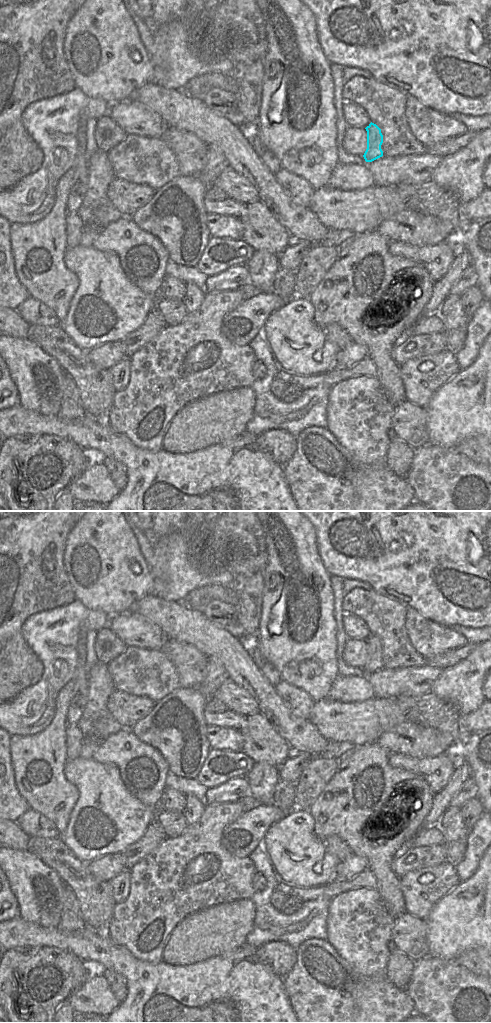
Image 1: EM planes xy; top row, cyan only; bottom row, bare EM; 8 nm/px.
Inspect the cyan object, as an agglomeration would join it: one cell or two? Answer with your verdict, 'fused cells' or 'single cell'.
single cell

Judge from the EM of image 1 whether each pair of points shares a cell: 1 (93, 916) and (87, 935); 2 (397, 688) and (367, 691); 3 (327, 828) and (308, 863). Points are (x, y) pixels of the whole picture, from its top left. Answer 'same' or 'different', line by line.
1: different
2: different
3: different

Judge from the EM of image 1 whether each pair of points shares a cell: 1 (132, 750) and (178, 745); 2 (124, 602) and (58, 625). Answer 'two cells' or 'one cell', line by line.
1: two cells
2: two cells

